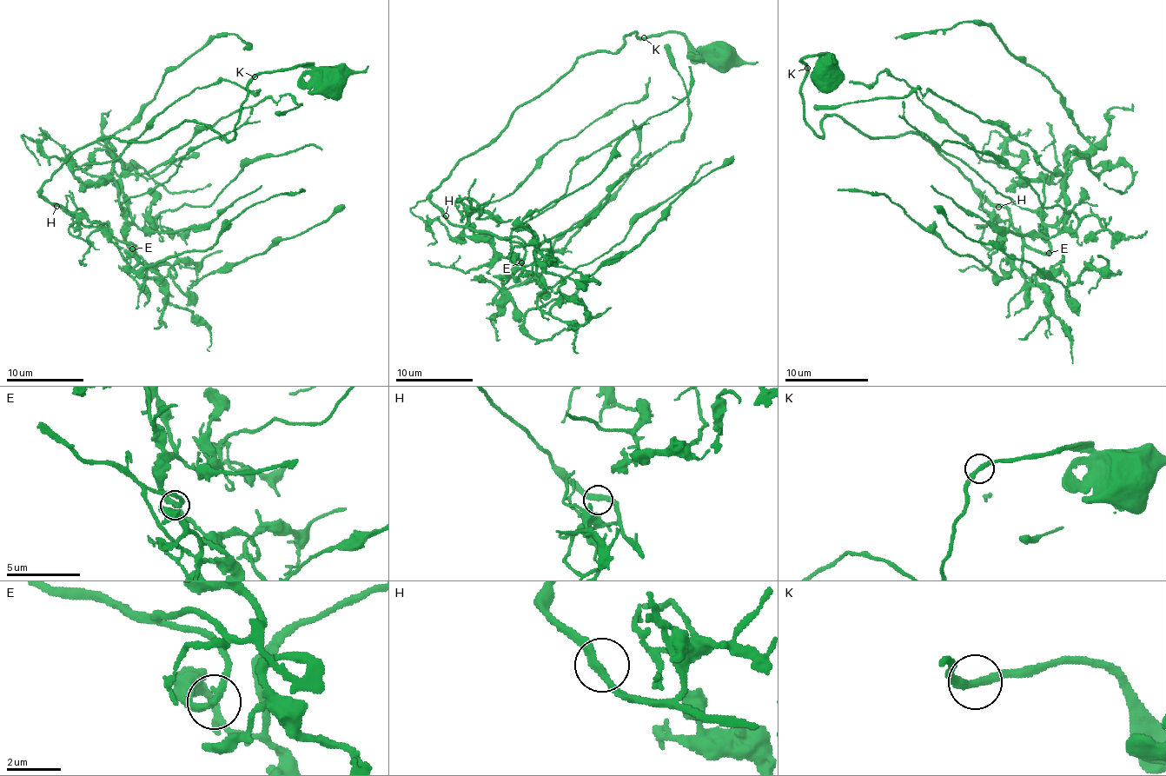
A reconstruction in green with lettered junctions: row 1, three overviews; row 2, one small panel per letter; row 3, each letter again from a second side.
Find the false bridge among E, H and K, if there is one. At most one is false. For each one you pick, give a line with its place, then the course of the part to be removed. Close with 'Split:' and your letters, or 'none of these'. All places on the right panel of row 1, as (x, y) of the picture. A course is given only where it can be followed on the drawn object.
Split: none of these

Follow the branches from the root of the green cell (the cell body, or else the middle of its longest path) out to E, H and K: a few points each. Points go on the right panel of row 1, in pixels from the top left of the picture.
E: (825, 74), (825, 53), (800, 61), (818, 136), (828, 116), (865, 136), (919, 134), (1049, 253)
H: (825, 74), (825, 53), (800, 61), (803, 117), (818, 136), (828, 116), (865, 136), (915, 132), (999, 208)
K: (825, 74), (825, 53), (807, 55), (800, 61), (807, 68)

